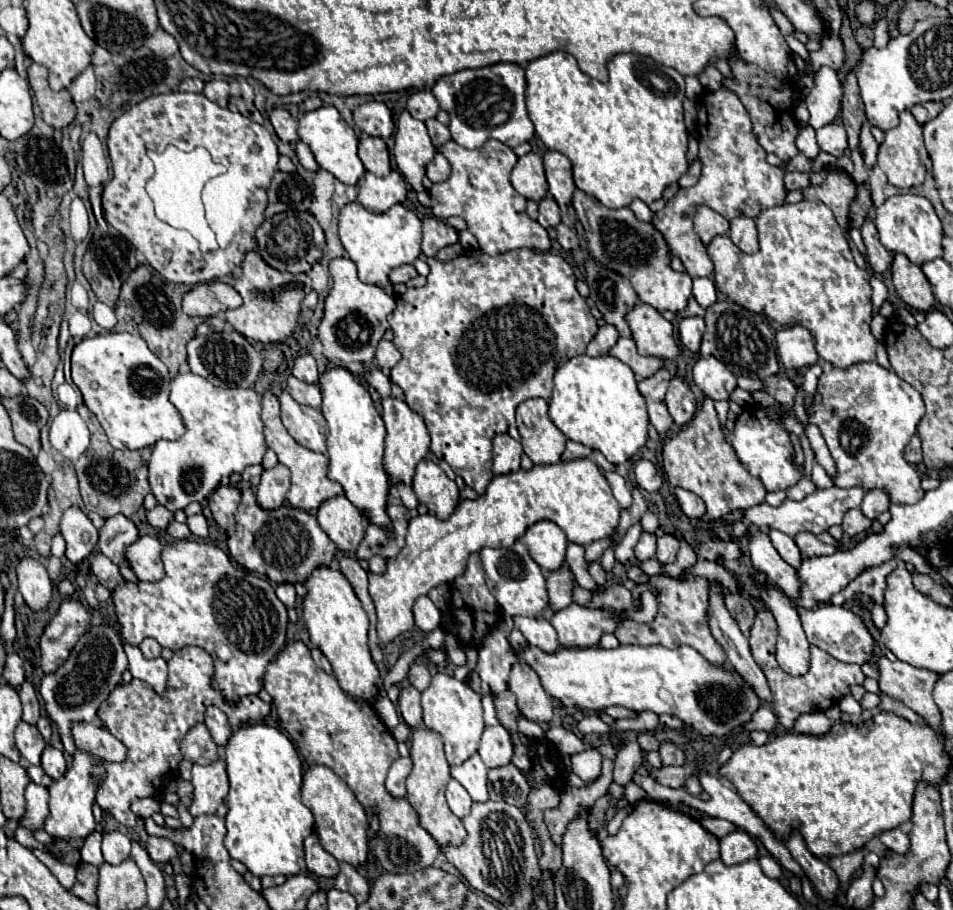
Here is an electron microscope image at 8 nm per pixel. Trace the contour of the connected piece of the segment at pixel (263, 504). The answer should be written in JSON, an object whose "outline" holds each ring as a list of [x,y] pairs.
{"outline":[[[277,463],[273,469],[263,471],[261,475],[261,483],[255,493],[257,505],[267,511],[279,509],[281,505],[285,505],[287,491],[289,491],[289,469]]]}

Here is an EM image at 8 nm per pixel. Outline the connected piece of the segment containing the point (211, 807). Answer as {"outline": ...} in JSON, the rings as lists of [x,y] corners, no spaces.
{"outline":[[[217,759],[209,765],[193,765],[191,769],[191,783],[195,787],[195,805],[191,805],[191,815],[217,815],[225,817],[227,807],[223,803],[229,781],[225,771],[225,761]]]}

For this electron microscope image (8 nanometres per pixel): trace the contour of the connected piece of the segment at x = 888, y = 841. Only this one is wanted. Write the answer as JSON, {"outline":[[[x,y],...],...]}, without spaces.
{"outline":[[[891,829],[891,831],[885,831],[881,837],[879,837],[891,851],[901,851],[901,853],[907,853],[909,849],[909,839],[907,835],[901,831],[901,829]]]}

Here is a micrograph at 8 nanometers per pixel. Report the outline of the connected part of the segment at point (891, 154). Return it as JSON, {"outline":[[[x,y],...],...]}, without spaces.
{"outline":[[[903,111],[899,115],[899,125],[887,129],[877,155],[877,165],[887,173],[891,185],[913,189],[923,183],[925,165],[919,157],[919,147],[923,147],[921,125],[911,111]]]}

